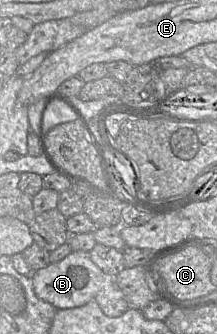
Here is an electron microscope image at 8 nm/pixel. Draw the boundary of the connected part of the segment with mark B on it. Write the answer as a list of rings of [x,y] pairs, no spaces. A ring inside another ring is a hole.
[[[72,251],[61,261],[31,274],[35,294],[57,310],[81,307],[95,300],[106,316],[119,317],[128,310],[128,304],[114,277],[102,271],[85,251]]]

